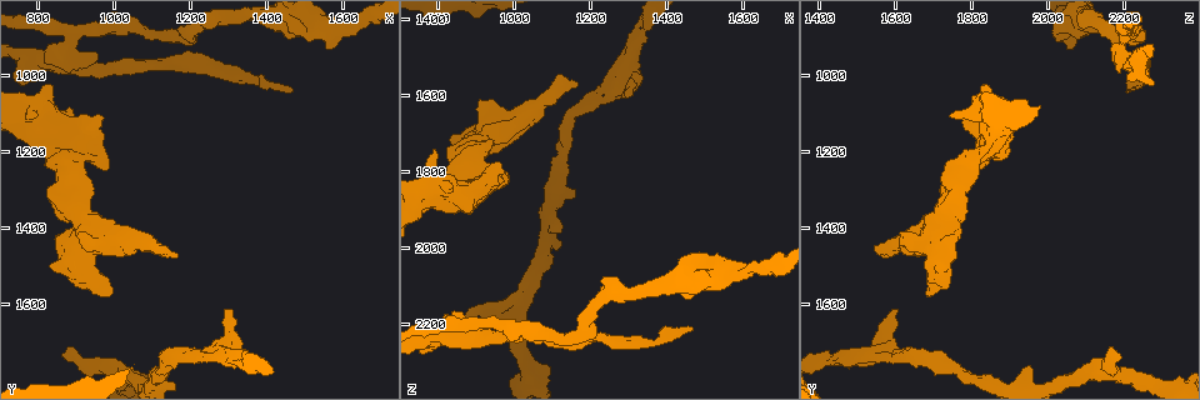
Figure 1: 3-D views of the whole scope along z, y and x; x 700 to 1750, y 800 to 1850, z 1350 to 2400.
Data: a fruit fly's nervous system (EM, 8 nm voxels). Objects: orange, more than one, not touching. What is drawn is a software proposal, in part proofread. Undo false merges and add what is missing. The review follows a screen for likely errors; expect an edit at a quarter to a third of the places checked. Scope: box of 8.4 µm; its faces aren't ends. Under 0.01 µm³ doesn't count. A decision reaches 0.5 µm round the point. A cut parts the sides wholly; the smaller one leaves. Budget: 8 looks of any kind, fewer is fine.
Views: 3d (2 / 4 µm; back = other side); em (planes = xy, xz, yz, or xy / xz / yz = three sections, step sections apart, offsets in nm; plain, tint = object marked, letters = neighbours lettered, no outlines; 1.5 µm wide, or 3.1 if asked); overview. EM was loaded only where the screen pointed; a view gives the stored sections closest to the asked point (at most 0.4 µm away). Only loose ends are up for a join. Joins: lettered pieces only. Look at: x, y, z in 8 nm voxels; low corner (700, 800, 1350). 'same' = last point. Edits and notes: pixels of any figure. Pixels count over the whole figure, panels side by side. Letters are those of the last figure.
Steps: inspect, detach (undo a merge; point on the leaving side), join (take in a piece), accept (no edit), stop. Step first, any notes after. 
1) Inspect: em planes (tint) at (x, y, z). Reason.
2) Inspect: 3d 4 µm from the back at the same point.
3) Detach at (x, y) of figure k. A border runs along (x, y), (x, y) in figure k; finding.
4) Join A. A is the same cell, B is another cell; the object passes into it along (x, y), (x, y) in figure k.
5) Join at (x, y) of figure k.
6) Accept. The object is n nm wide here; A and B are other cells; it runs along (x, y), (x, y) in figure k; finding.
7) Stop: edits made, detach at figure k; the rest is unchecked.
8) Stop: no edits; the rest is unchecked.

Inspect: em 3.1 µm planes (tint) at (1165, 1470, 1575). Branch stops here.

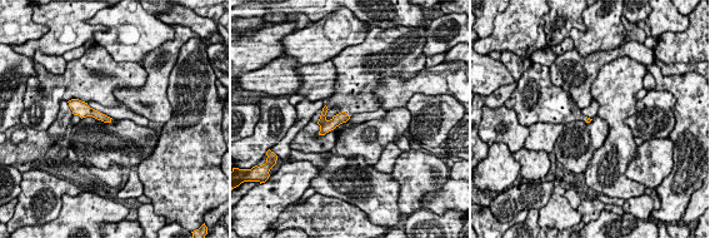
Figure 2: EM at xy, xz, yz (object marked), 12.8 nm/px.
Inspect: em 3.1 µm planes (letters) at the same point.

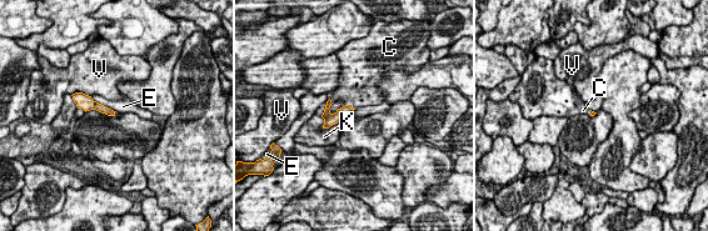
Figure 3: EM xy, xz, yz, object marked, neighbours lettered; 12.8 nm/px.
Join C. C is the same cell, E, K and V are other cells; the neuron continues.

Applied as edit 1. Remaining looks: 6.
Inspect: overview. See it whole again.

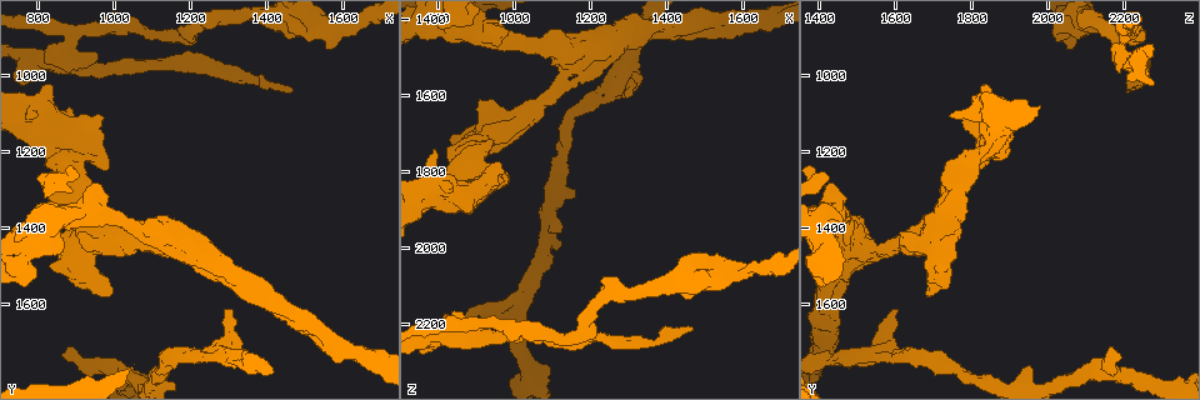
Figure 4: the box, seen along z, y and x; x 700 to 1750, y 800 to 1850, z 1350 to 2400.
Inspect: 3d 4 µm at (1005, 1560, 1685). Free end.

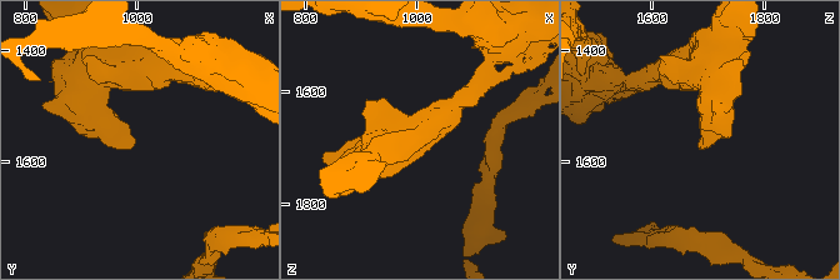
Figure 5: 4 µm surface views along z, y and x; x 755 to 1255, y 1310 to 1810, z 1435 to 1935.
Inspect: em planes (letters) at (995, 1560, 1690).

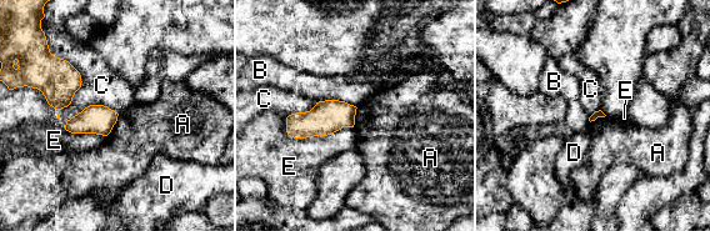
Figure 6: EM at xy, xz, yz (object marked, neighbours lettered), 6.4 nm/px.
Accept. A, B, C, D and E are other cells; a border runs along (51, 54), (81, 81), (60, 110) in figure 6; none of them fits.

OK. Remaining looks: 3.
Inspect: em planes (letters) at (860, 950, 2200). Looks like a crossing.

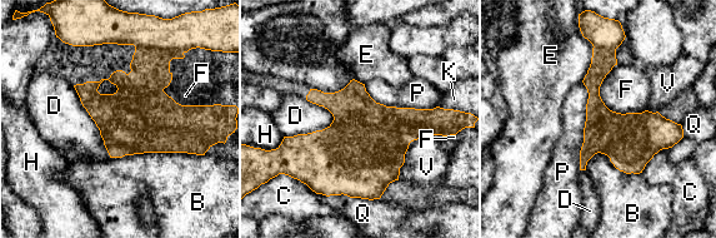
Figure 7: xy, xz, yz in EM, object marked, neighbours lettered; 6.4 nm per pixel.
Detach at (150, 74) of figure 7. The object is 220 nm wide here; B, C, D, E, F, H, K, P, Q and V are other cells; a border runs along (135, 45), (171, 50) in figure 7; two neurons meet here.

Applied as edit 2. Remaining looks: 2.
Stop: edits made, join at figure 3, detach at figure 7; the rest is unchecked.

